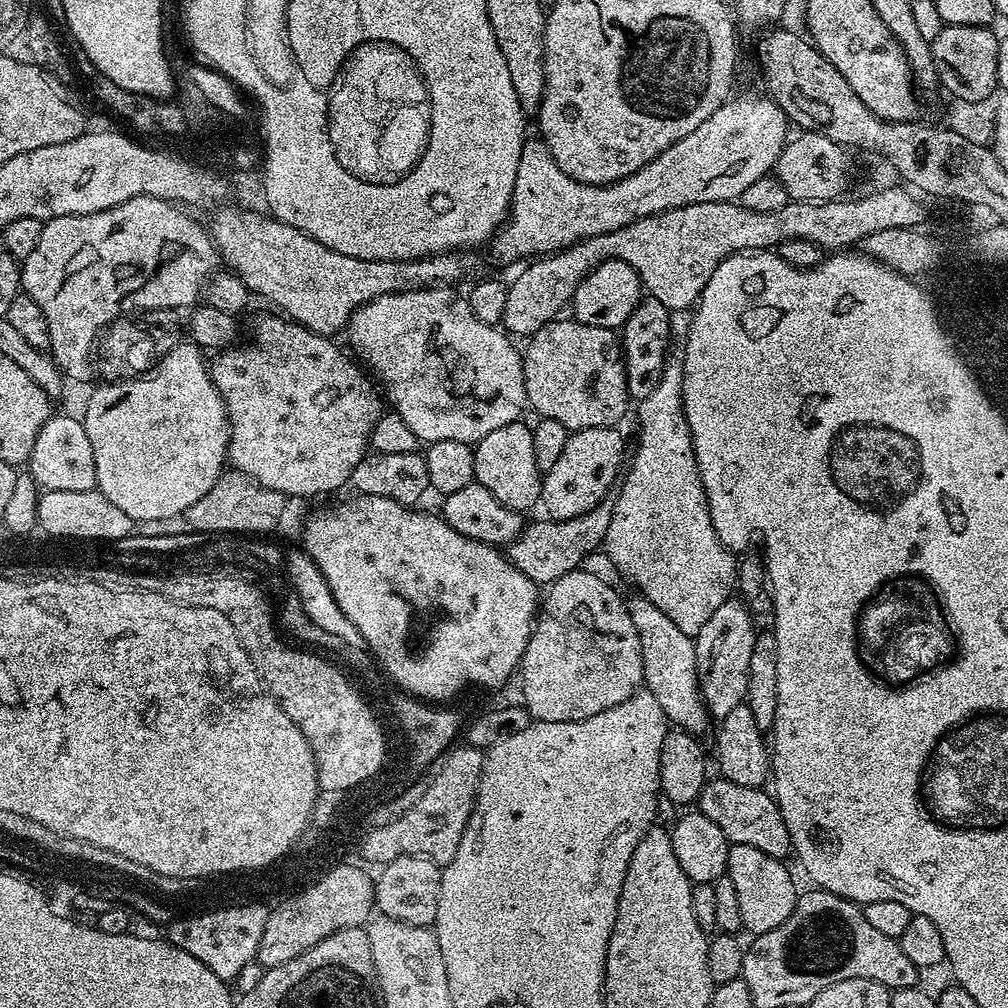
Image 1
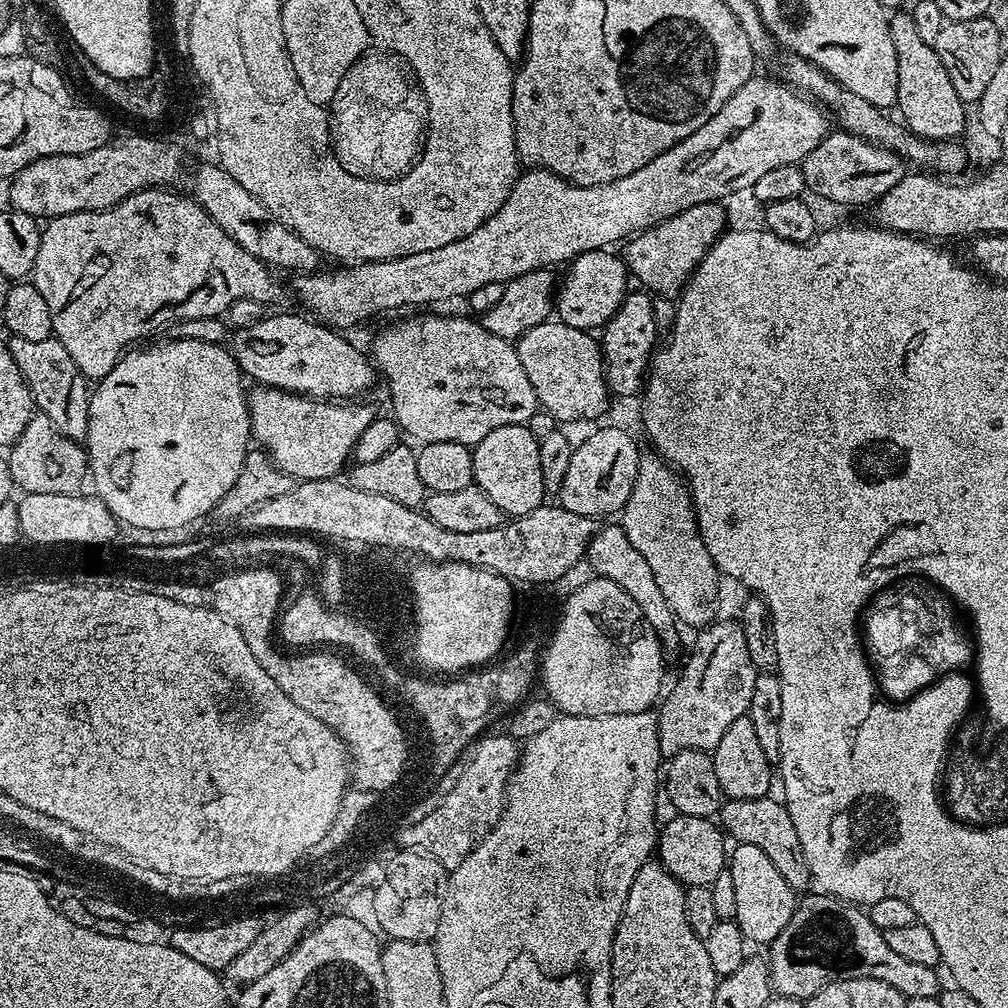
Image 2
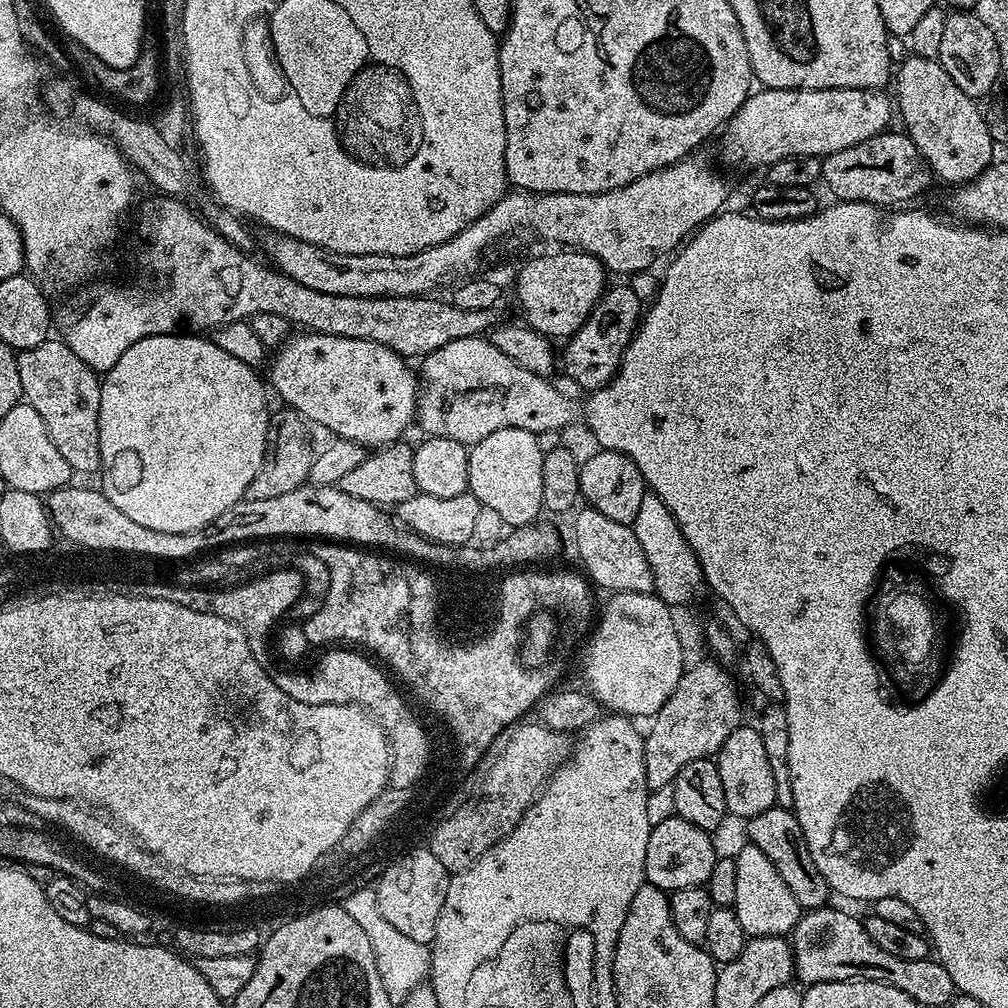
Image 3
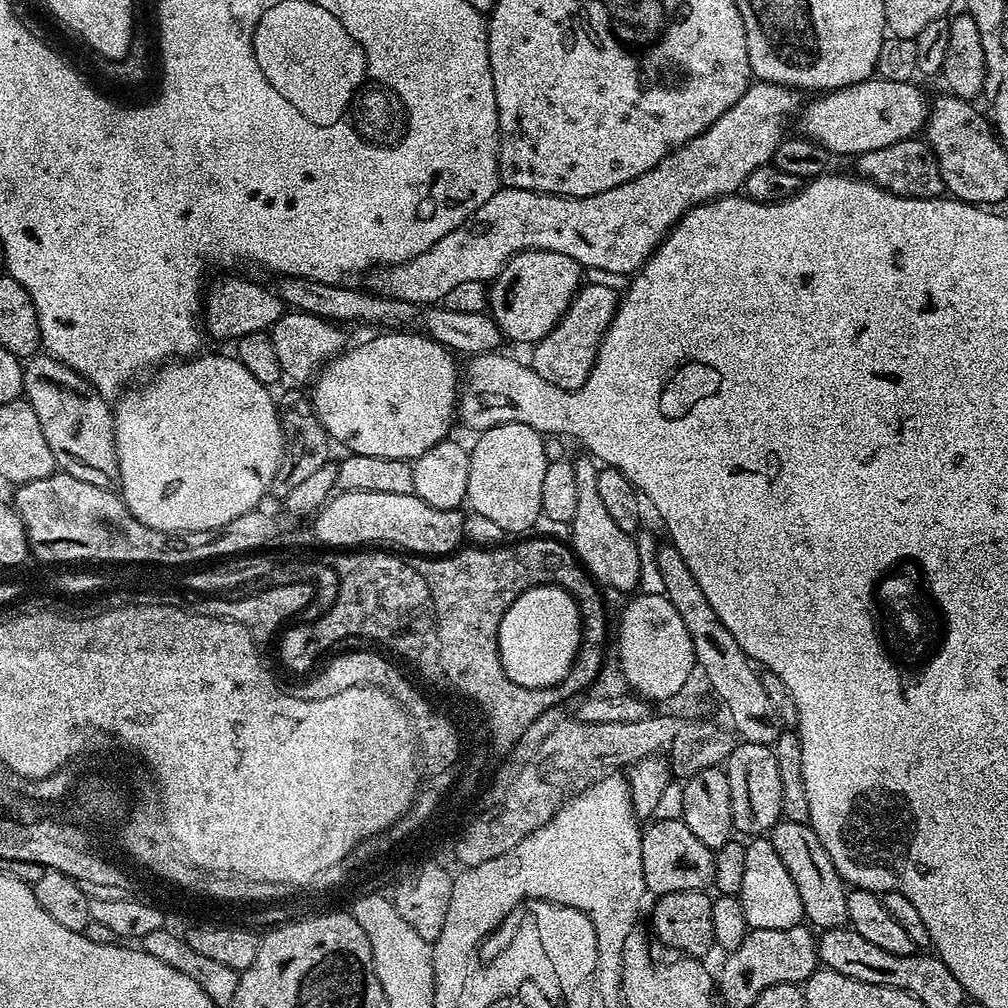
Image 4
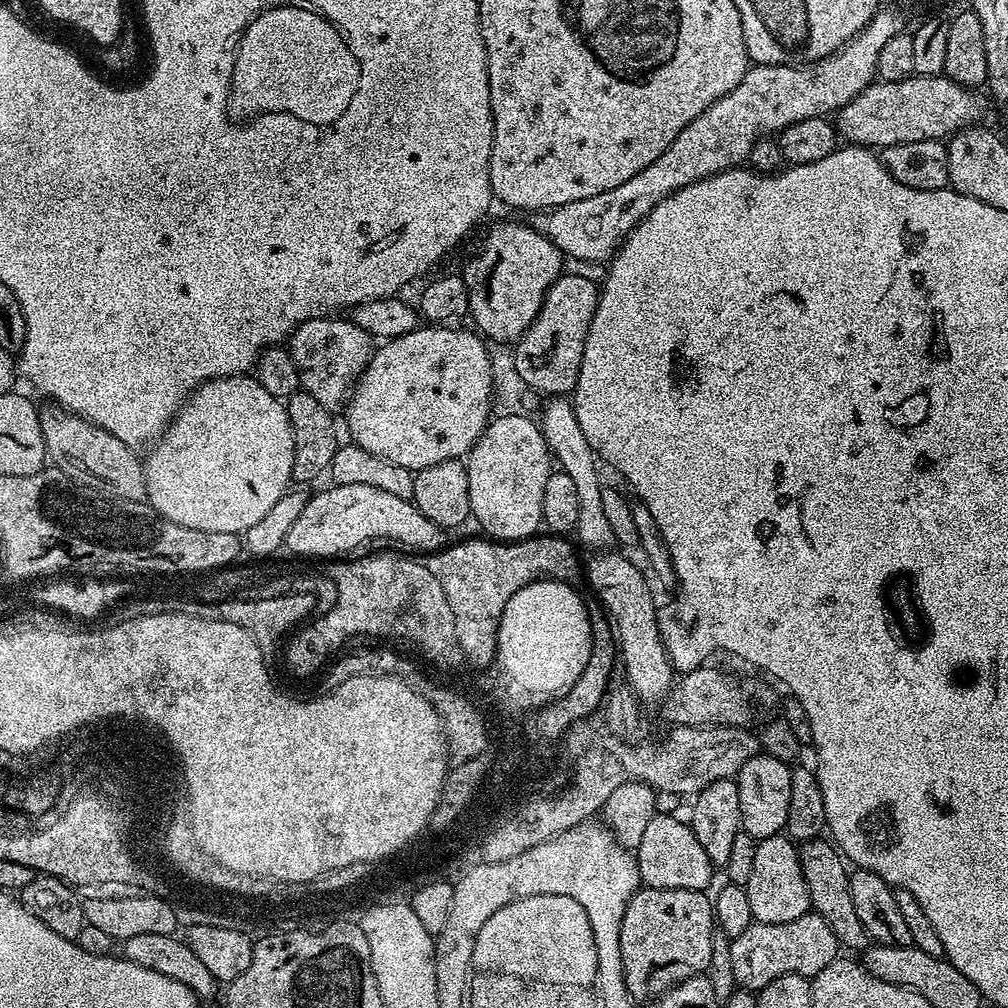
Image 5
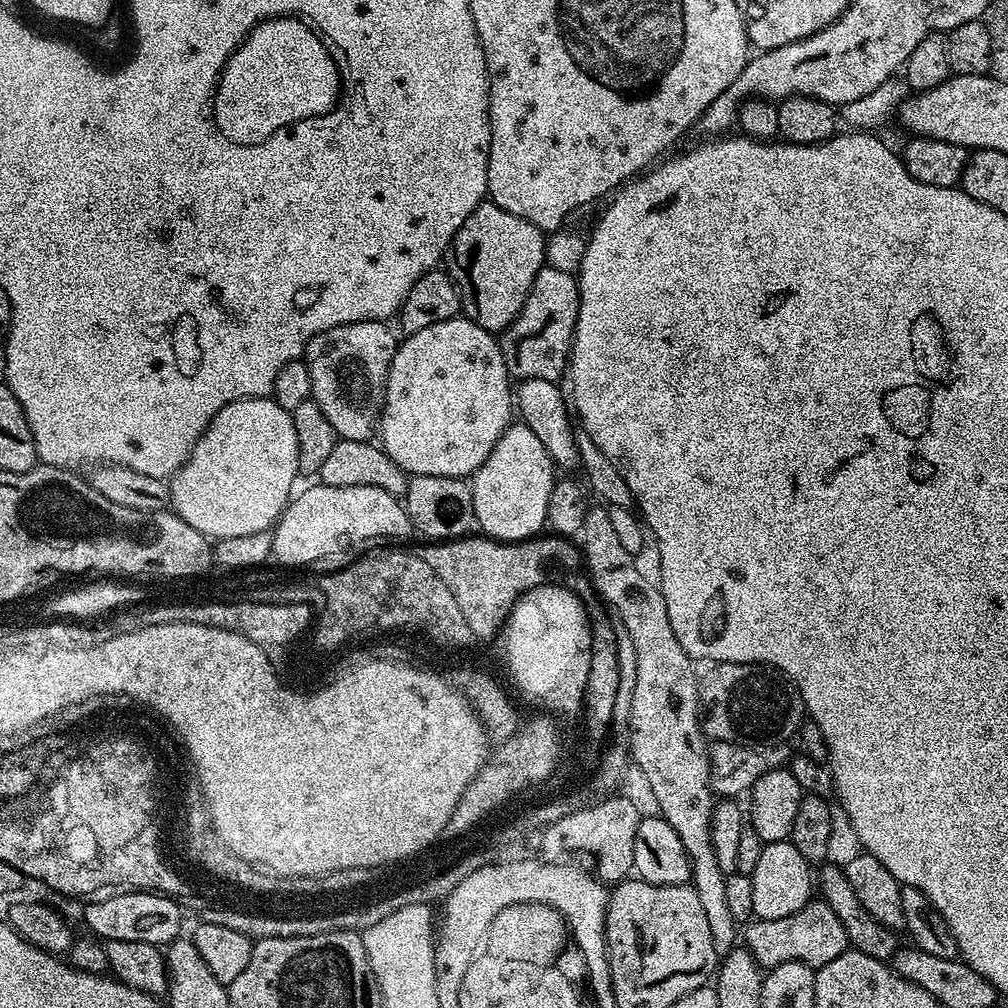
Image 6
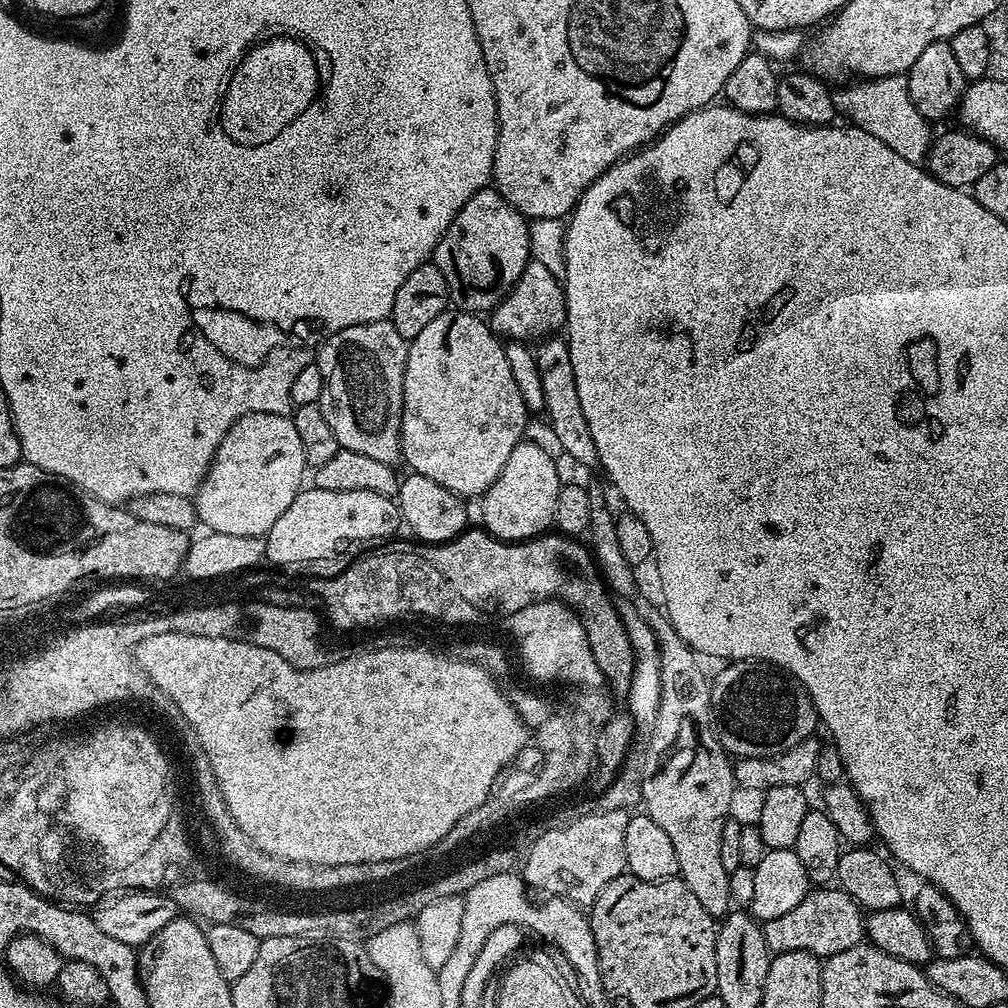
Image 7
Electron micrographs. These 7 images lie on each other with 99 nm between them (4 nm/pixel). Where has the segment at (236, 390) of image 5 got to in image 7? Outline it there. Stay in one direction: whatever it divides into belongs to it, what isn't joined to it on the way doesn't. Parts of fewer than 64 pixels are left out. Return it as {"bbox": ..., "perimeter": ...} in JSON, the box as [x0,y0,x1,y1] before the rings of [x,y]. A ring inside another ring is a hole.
{"bbox":[194,412,306,536],"perimeter":[[[259,412],[244,416],[230,426],[216,447],[216,456],[194,493],[199,523],[209,532],[264,536],[286,514],[286,506],[302,490],[303,480],[306,465],[302,438],[294,430],[291,415]]]}

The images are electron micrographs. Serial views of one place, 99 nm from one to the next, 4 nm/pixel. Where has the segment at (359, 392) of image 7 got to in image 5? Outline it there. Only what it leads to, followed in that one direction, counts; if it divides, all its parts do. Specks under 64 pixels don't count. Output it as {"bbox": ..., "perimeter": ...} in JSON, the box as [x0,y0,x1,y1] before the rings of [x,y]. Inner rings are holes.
{"bbox":[286,316,374,410],"perimeter":[[[322,316],[319,320],[302,322],[286,341],[286,349],[300,372],[303,391],[314,394],[329,410],[347,401],[360,375],[366,370],[374,351],[374,338],[351,318]]]}

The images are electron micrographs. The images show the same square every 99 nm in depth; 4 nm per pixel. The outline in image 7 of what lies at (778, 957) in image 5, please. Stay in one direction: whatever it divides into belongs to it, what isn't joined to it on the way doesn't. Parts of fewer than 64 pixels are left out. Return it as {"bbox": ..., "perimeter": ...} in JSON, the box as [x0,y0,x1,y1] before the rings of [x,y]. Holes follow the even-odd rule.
{"bbox":[762,886,866,958],"perimeter":[[[816,886],[794,906],[794,910],[763,921],[762,927],[769,953],[806,950],[810,954],[827,958],[850,950],[850,946],[865,939],[864,922],[866,916],[860,904],[839,886]]]}

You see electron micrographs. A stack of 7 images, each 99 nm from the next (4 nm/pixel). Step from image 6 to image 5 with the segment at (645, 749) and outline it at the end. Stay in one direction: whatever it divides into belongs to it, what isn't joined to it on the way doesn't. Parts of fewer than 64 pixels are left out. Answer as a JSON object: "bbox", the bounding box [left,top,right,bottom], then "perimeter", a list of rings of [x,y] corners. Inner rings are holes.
{"bbox":[586,550,674,705],"perimeter":[[[604,550],[593,556],[596,557],[586,564],[586,580],[588,576],[589,586],[596,591],[595,599],[604,605],[605,612],[609,608],[616,612],[616,624],[620,624],[620,636],[624,636],[624,647],[618,650],[623,675],[638,701],[659,705],[672,691],[674,669],[659,630],[658,601],[652,597],[643,574],[616,550]]]}

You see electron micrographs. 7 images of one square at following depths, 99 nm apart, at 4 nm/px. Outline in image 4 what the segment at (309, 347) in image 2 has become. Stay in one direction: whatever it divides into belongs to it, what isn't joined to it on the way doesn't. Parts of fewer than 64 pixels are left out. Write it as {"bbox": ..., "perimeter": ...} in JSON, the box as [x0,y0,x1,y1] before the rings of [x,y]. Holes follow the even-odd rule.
{"bbox":[310,330,462,461],"perimeter":[[[388,330],[383,334],[376,334],[373,340],[364,340],[357,348],[349,347],[340,353],[339,356],[329,360],[323,368],[320,369],[315,377],[314,383],[311,385],[312,393],[310,399],[312,408],[316,412],[316,416],[322,422],[322,426],[327,430],[329,437],[333,441],[336,440],[351,455],[370,454],[370,458],[398,458],[399,460],[414,461],[422,454],[426,454],[426,450],[430,450],[438,442],[442,442],[449,435],[448,432],[452,428],[452,420],[458,416],[458,393],[462,383],[462,372],[458,367],[456,369],[457,357],[453,355],[449,349],[440,344],[436,340],[431,340],[429,336],[425,336],[415,330]]]}

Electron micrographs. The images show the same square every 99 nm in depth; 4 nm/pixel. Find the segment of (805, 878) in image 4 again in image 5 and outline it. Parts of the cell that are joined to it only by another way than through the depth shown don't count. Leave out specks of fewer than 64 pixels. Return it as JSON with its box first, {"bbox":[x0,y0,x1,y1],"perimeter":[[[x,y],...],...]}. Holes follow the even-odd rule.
{"bbox":[799,838,870,950],"perimeter":[[[817,838],[799,845],[800,865],[806,878],[806,886],[812,903],[811,911],[818,913],[826,922],[830,922],[830,930],[834,930],[837,945],[863,950],[869,947],[870,941],[862,921],[854,911],[854,902],[850,899],[849,865],[840,855],[835,844],[824,838]]]}

